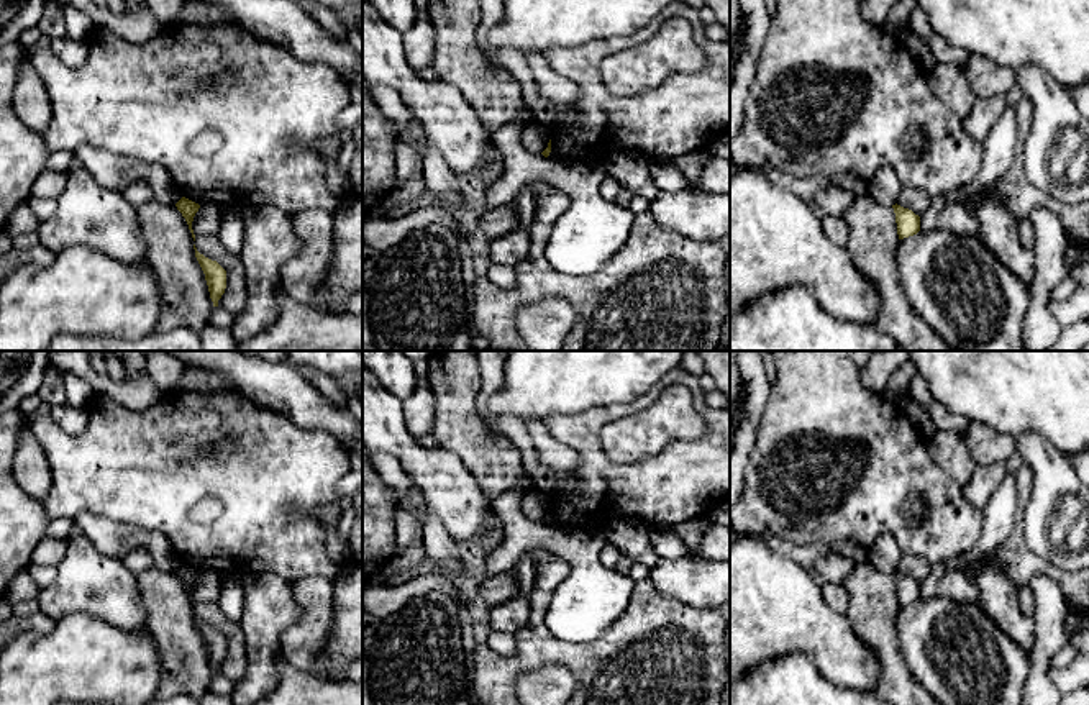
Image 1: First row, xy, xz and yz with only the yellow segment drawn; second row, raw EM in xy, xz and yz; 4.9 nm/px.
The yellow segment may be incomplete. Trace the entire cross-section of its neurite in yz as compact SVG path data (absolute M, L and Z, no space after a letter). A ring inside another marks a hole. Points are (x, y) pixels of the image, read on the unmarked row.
M892 572L895 580L895 590L897 590L897 602L899 607L914 603L920 598L920 584L915 582L912 577L904 575L900 572Z

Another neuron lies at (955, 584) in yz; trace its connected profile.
M951 569L941 577L936 595L958 603L977 603L981 600L976 580L969 579L961 569Z

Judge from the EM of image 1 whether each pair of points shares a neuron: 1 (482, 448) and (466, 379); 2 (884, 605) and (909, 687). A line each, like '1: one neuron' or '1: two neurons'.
1: one neuron
2: one neuron

